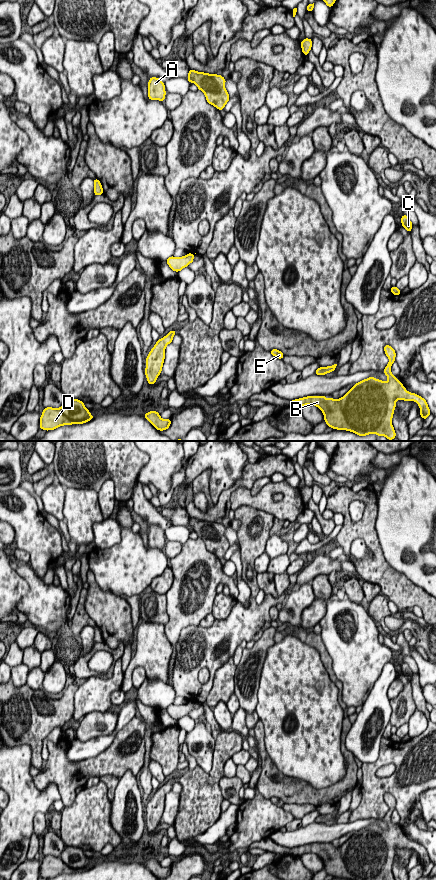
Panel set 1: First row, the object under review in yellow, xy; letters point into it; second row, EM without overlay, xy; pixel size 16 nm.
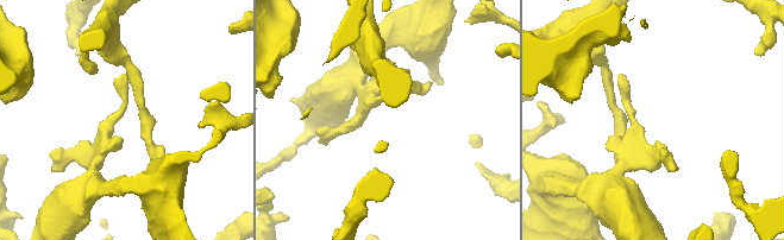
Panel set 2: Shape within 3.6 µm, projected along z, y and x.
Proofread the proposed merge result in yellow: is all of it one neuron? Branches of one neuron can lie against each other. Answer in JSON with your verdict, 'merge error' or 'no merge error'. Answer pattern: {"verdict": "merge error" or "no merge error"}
{"verdict": "no merge error"}

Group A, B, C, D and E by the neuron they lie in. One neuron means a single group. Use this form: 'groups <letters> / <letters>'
groups A B C D E

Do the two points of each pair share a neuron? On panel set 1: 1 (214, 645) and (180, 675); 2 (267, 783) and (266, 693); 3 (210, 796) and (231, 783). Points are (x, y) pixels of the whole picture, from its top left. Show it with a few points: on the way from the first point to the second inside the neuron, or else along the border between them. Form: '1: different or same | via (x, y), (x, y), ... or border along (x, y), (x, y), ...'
1: same | via (206, 649), (188, 667)
2: different | border along (263, 729), (263, 741), (266, 752), (280, 772)
3: different | border along (222, 776), (219, 781), (219, 788), (224, 798)

